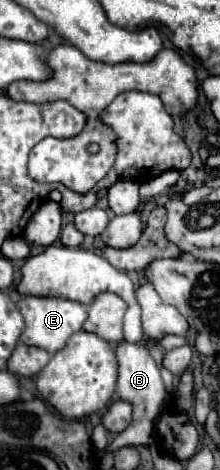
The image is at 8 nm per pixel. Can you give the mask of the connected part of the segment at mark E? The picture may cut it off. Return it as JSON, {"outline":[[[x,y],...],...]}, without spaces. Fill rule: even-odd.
{"outline":[[[20,297],[18,301],[20,313],[24,317],[24,333],[20,337],[20,341],[24,345],[34,345],[40,349],[46,349],[50,355],[54,355],[56,351],[60,351],[68,337],[76,331],[82,329],[82,323],[86,321],[86,309],[80,303],[74,301],[66,301],[66,299],[56,299],[56,297]]]}

